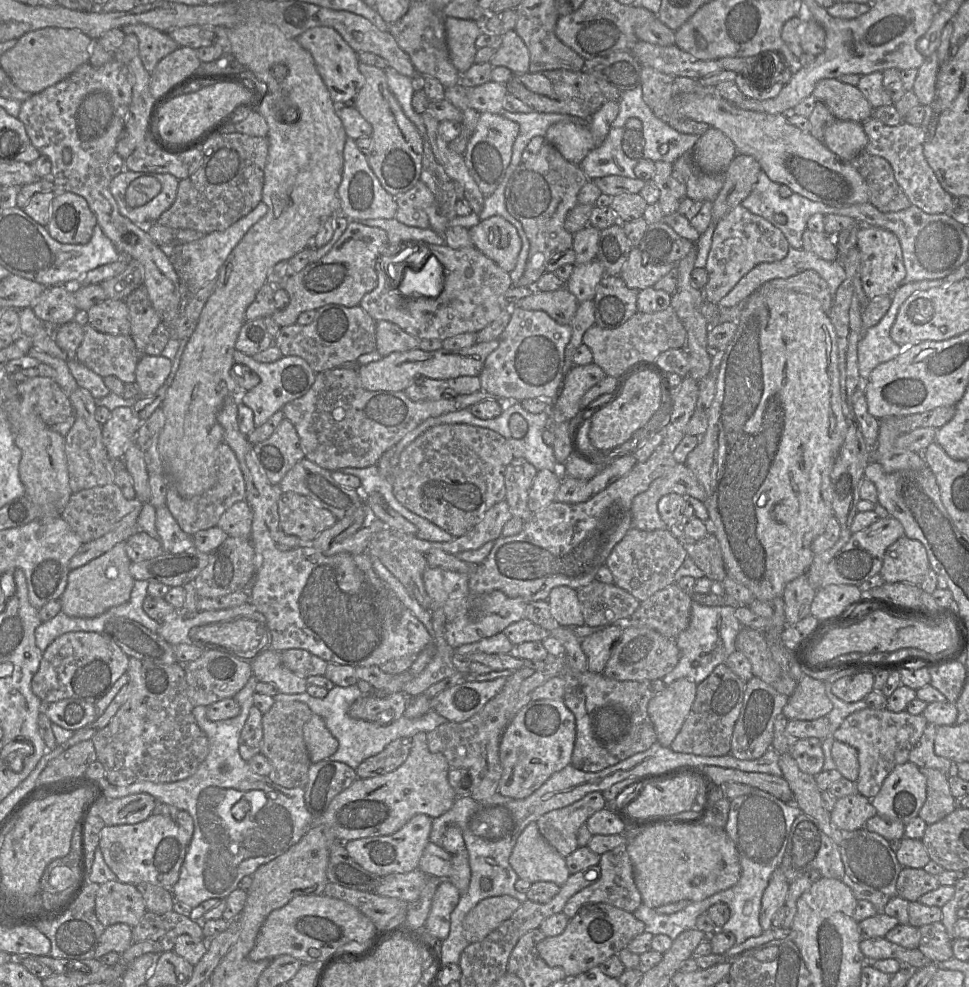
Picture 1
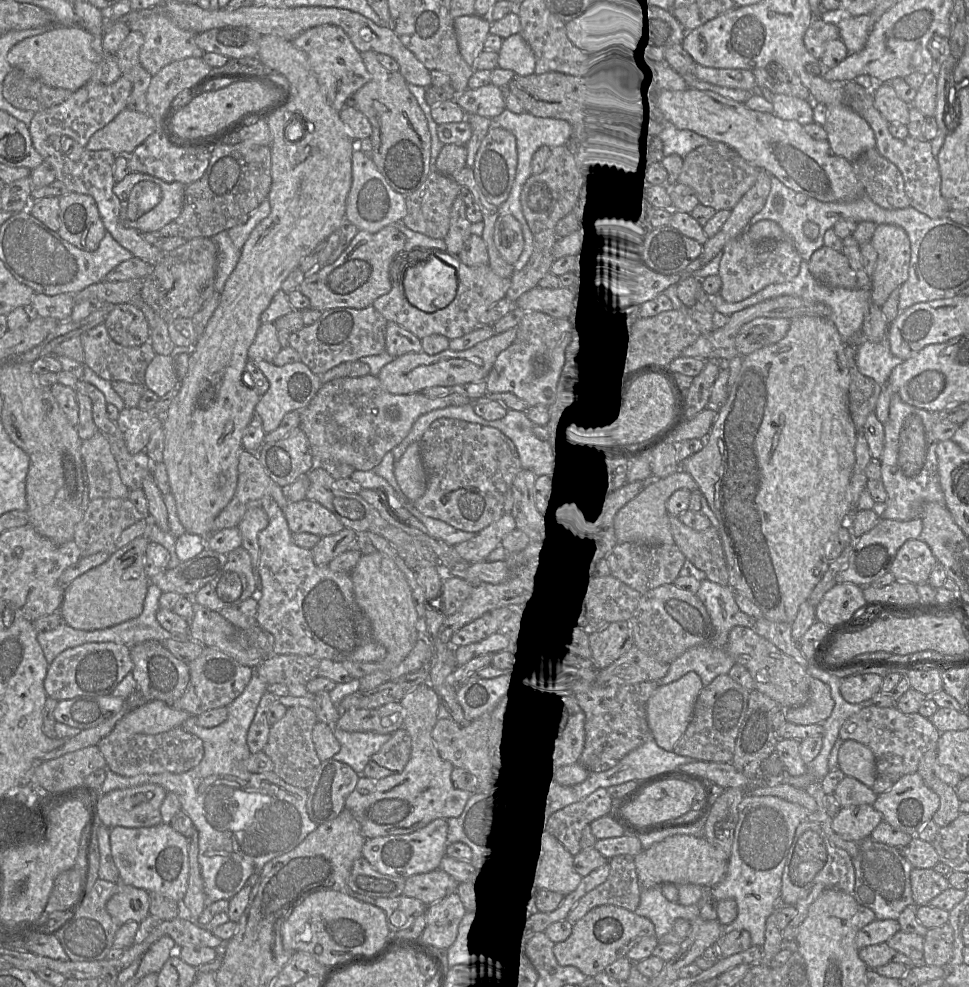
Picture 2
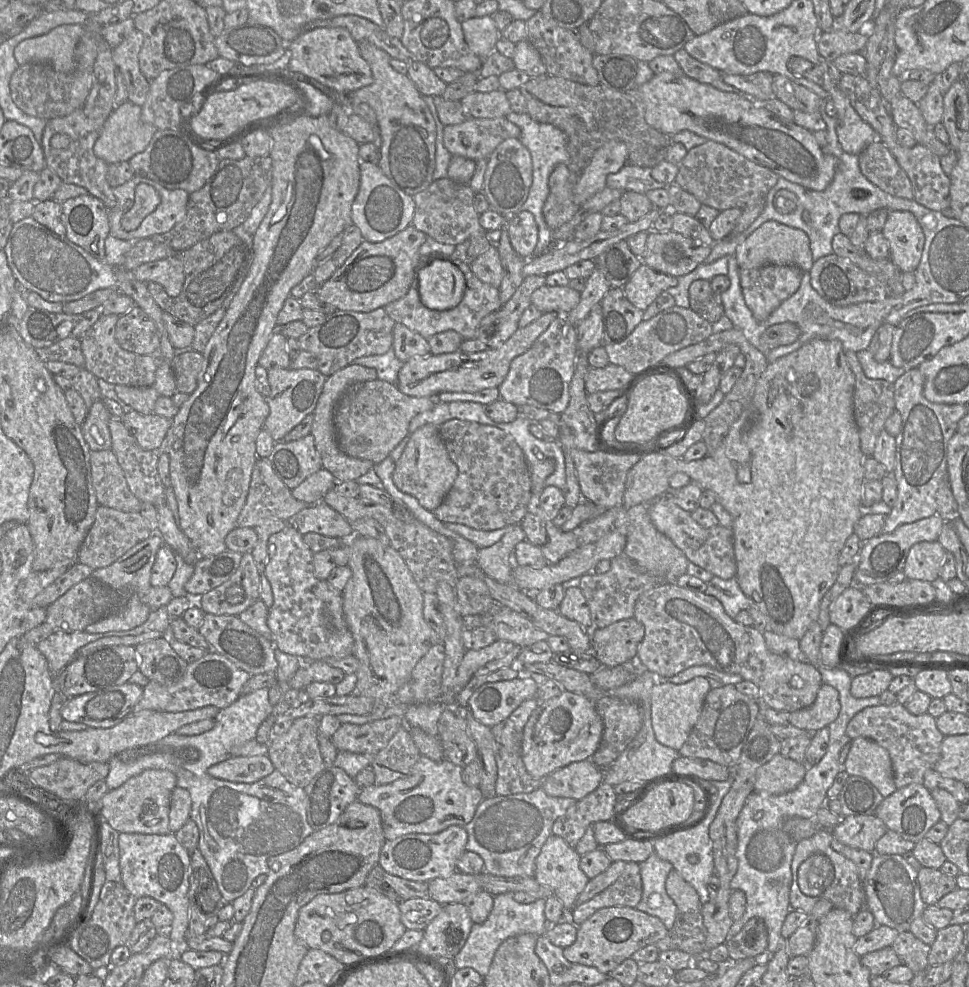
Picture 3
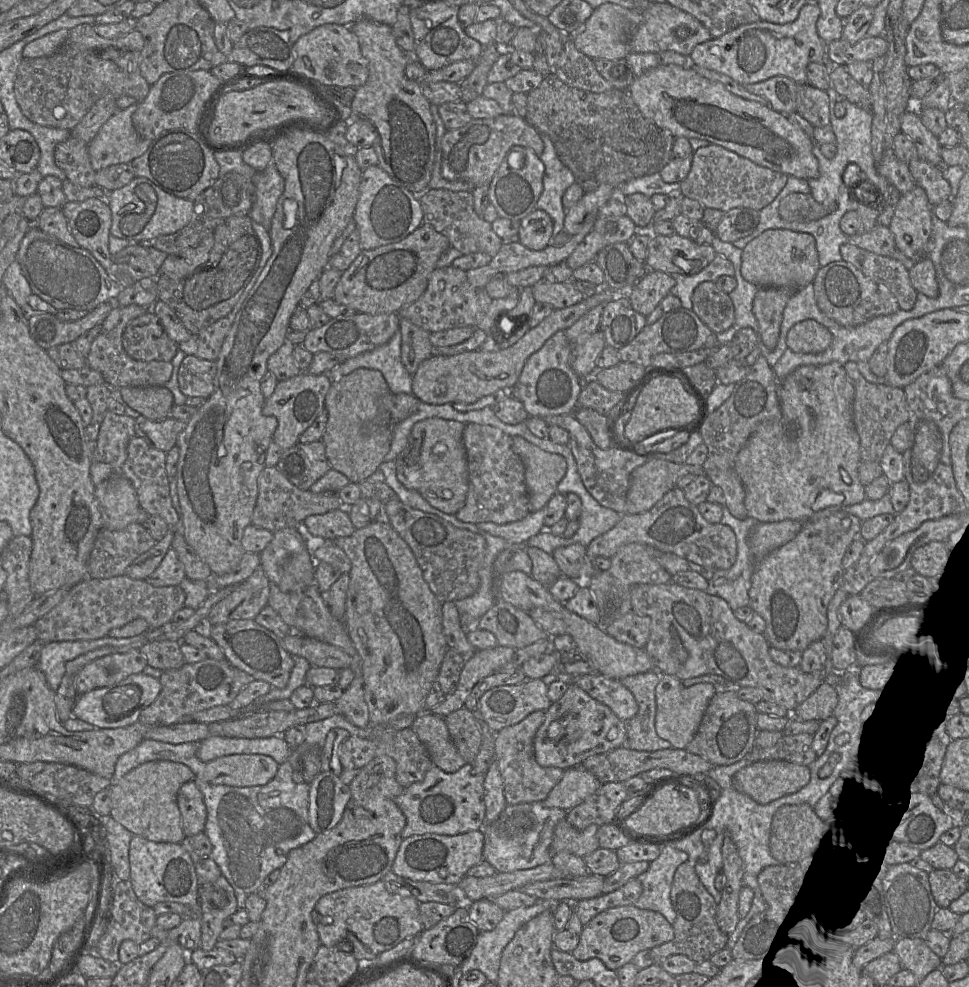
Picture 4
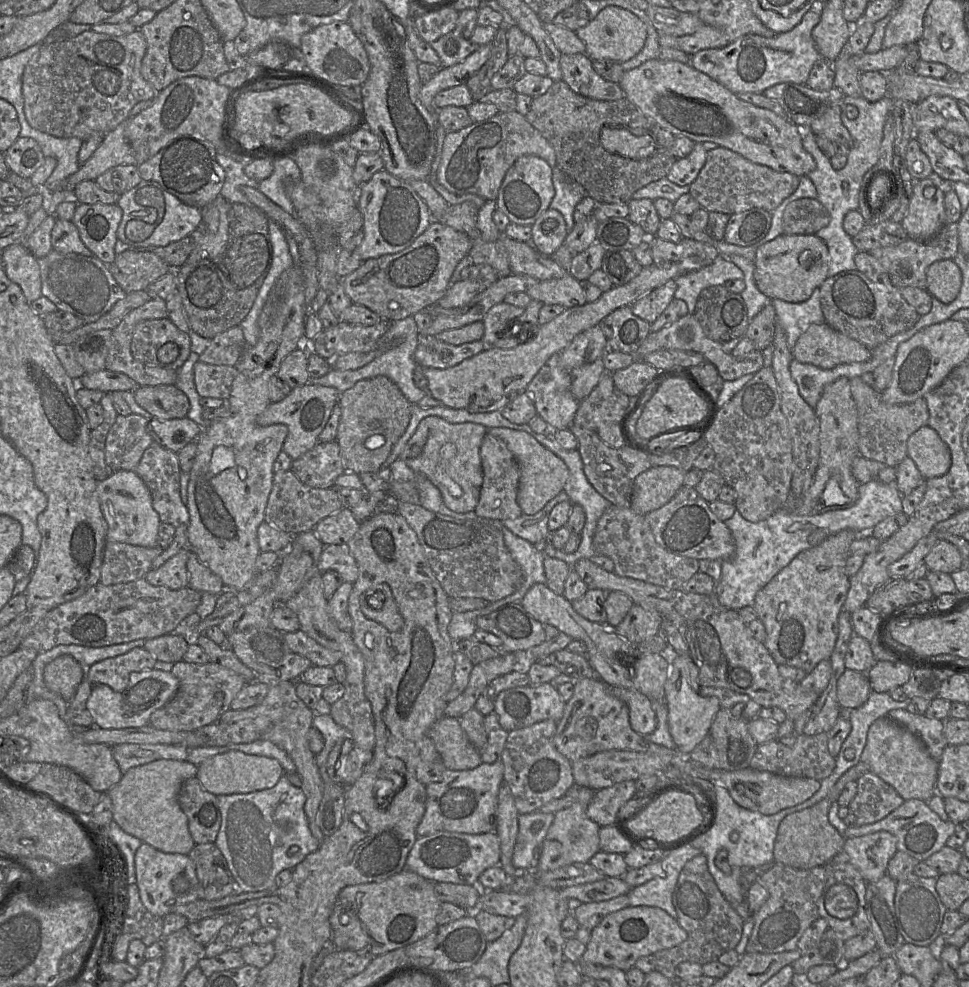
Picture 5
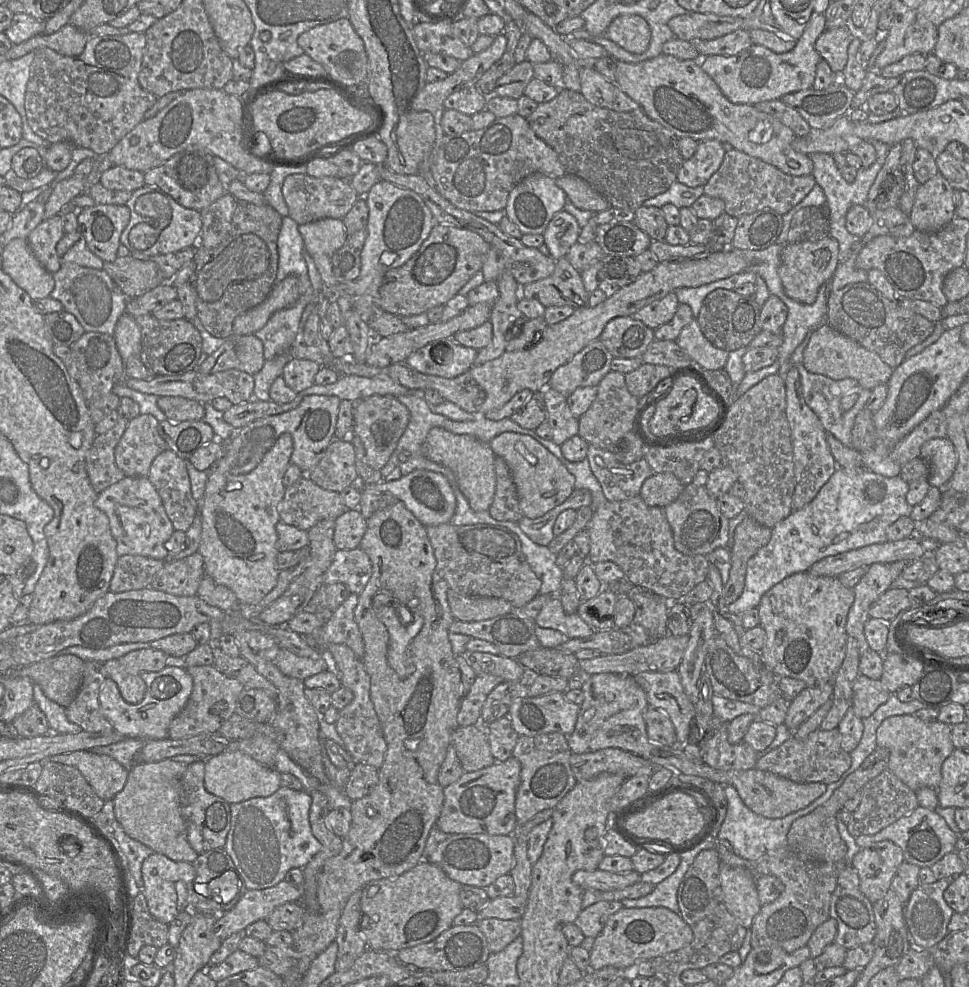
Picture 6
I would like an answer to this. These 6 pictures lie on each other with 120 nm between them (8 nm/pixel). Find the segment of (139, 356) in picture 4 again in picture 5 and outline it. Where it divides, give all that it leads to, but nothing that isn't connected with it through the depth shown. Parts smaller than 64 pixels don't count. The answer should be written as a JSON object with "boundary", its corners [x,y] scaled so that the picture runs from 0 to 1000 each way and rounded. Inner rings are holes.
{"boundary":[[[173,322],[150,324],[142,327],[138,333],[135,358],[149,370],[183,376],[197,358],[196,340],[185,334]]]}

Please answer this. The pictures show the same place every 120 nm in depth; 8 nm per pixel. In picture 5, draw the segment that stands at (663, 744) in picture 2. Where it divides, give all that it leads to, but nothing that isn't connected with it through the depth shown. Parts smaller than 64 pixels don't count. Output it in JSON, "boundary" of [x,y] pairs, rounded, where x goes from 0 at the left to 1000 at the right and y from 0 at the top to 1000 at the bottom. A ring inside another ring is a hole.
{"boundary":[[[693,664],[689,686],[685,694],[690,741],[698,758],[705,763],[713,762],[727,749],[744,717],[740,706],[724,705],[713,697],[711,692],[712,671],[715,671],[712,664]]]}

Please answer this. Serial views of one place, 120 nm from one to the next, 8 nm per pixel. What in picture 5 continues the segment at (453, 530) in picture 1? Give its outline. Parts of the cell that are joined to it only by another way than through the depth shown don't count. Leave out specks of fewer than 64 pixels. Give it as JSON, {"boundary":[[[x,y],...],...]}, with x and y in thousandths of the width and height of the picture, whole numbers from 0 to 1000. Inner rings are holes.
{"boundary":[[[502,439],[495,453],[498,489],[495,496],[494,509],[489,520],[507,527],[533,526],[540,522],[534,509],[537,476],[535,469],[519,446]]]}

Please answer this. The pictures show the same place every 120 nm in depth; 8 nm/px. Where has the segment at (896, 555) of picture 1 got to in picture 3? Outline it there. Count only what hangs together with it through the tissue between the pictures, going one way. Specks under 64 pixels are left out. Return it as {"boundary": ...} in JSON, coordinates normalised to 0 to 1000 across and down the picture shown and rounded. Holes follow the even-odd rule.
{"boundary":[[[968,548],[947,549],[939,555],[931,579],[937,588],[961,591],[969,585],[976,559]]]}

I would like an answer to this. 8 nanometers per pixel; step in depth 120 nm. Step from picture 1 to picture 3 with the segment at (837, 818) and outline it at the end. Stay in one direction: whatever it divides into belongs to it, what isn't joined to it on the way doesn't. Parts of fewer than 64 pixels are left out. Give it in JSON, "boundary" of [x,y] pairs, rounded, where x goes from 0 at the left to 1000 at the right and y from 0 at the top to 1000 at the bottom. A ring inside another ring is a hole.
{"boundary":[[[903,825],[870,827],[867,834],[858,840],[860,848],[870,855],[900,864],[903,863],[904,853],[915,841],[914,835]]]}

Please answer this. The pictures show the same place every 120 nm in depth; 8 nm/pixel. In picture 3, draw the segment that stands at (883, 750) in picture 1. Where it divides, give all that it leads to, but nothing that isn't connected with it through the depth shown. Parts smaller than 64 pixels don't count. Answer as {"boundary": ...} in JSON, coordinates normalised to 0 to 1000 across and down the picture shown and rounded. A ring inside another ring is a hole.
{"boundary":[[[927,711],[893,716],[876,730],[873,744],[878,749],[900,749],[916,761],[926,799],[942,793],[953,794],[955,782],[964,778],[971,767],[975,747],[967,738],[966,727],[959,722],[943,724]]]}

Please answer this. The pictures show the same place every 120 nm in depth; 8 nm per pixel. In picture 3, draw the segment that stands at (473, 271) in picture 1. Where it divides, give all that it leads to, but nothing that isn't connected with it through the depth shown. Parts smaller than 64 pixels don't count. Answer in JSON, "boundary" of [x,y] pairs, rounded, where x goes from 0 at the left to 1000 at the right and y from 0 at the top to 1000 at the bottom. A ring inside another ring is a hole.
{"boundary":[[[446,256],[443,259],[433,259],[433,273],[440,270],[447,262],[463,263],[476,274],[481,285],[481,292],[476,305],[470,311],[459,315],[451,315],[441,312],[433,304],[429,282],[428,288],[424,290],[421,297],[415,302],[399,308],[395,311],[396,314],[409,327],[418,329],[423,334],[432,337],[440,343],[462,334],[471,335],[479,343],[491,342],[491,333],[493,332],[496,324],[505,317],[515,314],[519,309],[516,304],[515,292],[497,286],[487,275],[485,268],[466,261],[466,258],[457,259]]]}

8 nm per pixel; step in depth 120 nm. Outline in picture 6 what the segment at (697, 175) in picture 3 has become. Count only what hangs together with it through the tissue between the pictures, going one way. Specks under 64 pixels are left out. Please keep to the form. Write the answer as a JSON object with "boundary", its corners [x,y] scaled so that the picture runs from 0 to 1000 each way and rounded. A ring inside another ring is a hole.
{"boundary":[[[755,149],[749,153],[744,168],[725,190],[727,198],[747,204],[749,217],[763,221],[788,211],[795,211],[808,218],[826,206],[842,186],[838,176],[832,178],[810,176],[800,168]]]}

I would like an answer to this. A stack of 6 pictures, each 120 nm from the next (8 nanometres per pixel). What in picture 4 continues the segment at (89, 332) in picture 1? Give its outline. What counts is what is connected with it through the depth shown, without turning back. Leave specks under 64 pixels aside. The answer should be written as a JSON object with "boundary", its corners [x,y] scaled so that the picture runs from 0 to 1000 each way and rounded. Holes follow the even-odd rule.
{"boundary":[[[140,308],[120,310],[104,328],[104,336],[94,349],[89,362],[90,371],[105,379],[112,392],[158,392],[170,391],[178,381],[179,371],[171,366],[143,366],[135,363],[129,356],[126,339],[137,323],[156,314]]]}

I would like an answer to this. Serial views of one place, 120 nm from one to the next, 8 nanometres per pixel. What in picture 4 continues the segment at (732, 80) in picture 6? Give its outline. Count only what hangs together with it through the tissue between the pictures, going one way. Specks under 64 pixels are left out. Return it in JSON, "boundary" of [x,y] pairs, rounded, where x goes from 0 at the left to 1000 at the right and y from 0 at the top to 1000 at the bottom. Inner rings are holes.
{"boundary":[[[832,3],[825,12],[822,19],[813,24],[799,24],[783,20],[775,24],[763,26],[741,39],[720,45],[712,55],[714,64],[752,77],[765,86],[778,85],[799,77],[809,77],[821,85],[834,85],[832,68],[835,64],[853,65],[852,45],[847,41],[842,29],[846,16],[843,3]]]}

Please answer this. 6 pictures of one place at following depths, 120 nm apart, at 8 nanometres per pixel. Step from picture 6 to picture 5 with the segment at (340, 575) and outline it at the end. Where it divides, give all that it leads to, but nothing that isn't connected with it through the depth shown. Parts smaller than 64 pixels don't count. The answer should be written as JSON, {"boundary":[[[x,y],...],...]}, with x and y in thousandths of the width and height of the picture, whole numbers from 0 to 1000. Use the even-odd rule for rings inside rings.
{"boundary":[[[358,551],[336,552],[331,560],[329,579],[346,579],[356,590],[365,592],[369,586],[370,578],[367,567],[362,562]]]}

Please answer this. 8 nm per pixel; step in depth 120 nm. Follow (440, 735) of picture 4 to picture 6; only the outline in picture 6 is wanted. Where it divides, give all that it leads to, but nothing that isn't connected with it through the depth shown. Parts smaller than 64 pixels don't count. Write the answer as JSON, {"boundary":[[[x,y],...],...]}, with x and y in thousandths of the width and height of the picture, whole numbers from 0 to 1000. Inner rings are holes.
{"boundary":[[[497,732],[471,738],[465,745],[465,756],[480,782],[489,782],[512,772],[507,763],[504,735]]]}

